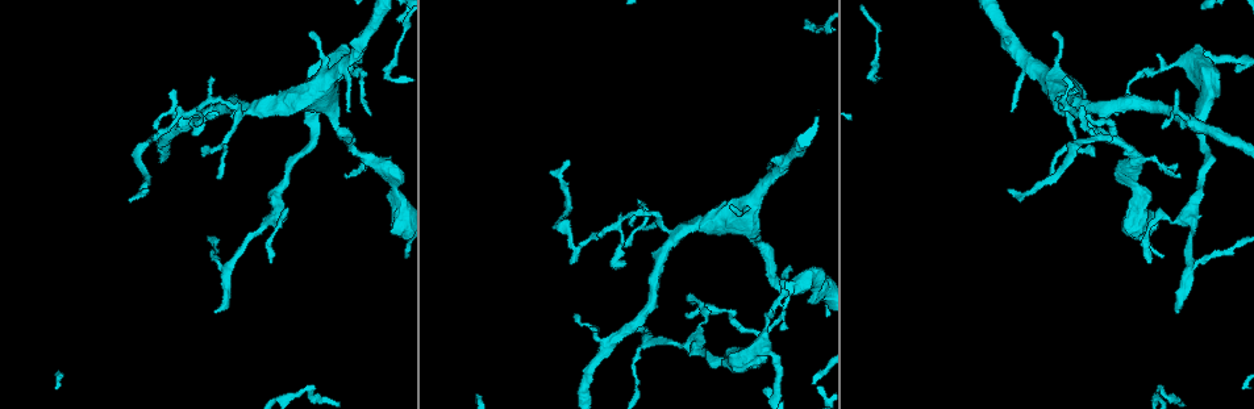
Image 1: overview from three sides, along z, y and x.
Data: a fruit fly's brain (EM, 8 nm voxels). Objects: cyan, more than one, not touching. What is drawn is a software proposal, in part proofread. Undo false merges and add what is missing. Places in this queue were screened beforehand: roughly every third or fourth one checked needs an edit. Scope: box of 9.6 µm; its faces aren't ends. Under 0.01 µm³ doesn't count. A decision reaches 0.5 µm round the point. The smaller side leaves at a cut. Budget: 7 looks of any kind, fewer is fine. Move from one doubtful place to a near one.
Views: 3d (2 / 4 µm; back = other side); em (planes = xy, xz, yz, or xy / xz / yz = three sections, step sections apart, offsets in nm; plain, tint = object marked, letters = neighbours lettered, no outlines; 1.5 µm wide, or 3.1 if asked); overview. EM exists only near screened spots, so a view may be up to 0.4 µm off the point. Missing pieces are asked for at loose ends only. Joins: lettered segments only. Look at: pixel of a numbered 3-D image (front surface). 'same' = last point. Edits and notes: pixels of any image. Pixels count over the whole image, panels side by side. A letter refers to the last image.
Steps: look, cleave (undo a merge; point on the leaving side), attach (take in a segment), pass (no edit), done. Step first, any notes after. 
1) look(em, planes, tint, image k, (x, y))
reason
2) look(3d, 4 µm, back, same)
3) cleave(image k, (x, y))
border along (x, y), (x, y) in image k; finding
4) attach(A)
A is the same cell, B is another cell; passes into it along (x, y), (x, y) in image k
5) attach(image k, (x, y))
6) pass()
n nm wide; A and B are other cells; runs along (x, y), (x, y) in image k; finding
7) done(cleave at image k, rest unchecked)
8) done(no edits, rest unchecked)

look(em, planes, tint, image 1, (731, 209))
thin end

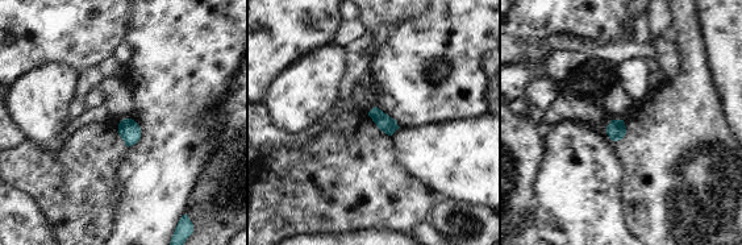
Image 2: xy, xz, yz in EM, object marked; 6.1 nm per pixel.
look(em, planes, letters, same)

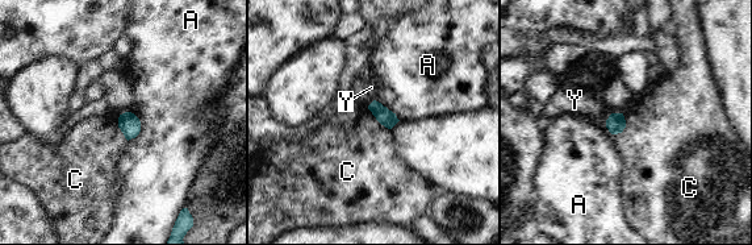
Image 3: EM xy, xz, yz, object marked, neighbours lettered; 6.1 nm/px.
pass()
100 nm wide; A, C and Y are other cells; no lettered segment goes on from it

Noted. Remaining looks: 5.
look(em, xy, step 4, plain, image 1, (1012, 110))
free end

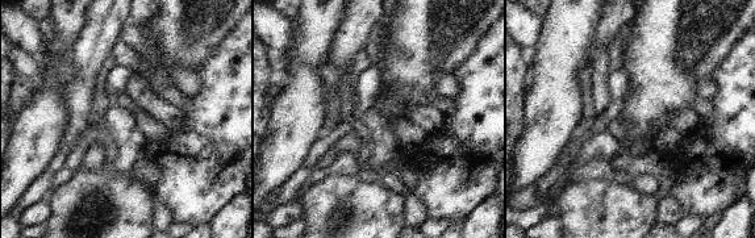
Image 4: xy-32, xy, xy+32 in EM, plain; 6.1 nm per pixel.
look(em, xy, step 4, letters, same)

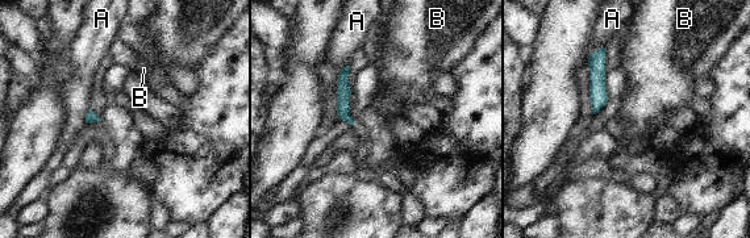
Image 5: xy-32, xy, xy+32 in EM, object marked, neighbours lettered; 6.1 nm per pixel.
pass()
A touches over 340 nm; A and B are other cells; runs along (601, 51), (598, 58), (595, 109) in image 5; no lettered segment goes on from it

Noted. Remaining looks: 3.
look(em, xy, step 8, letters, image 1, (217, 308))
free end

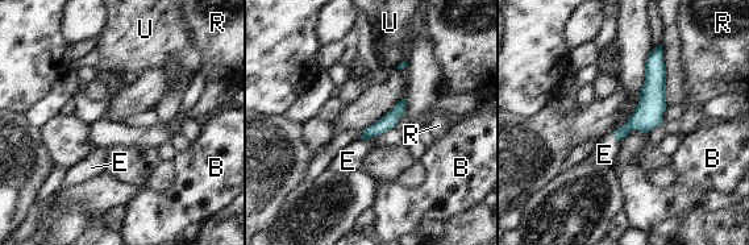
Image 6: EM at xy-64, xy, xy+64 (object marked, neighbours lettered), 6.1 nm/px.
attach(E)
E is the same cell, B, R and U are other cells; passes into it along (648, 115), (615, 138), (604, 154) in image 6; the neuron continues

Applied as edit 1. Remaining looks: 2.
done(attach at image 6, rest unchecked)

